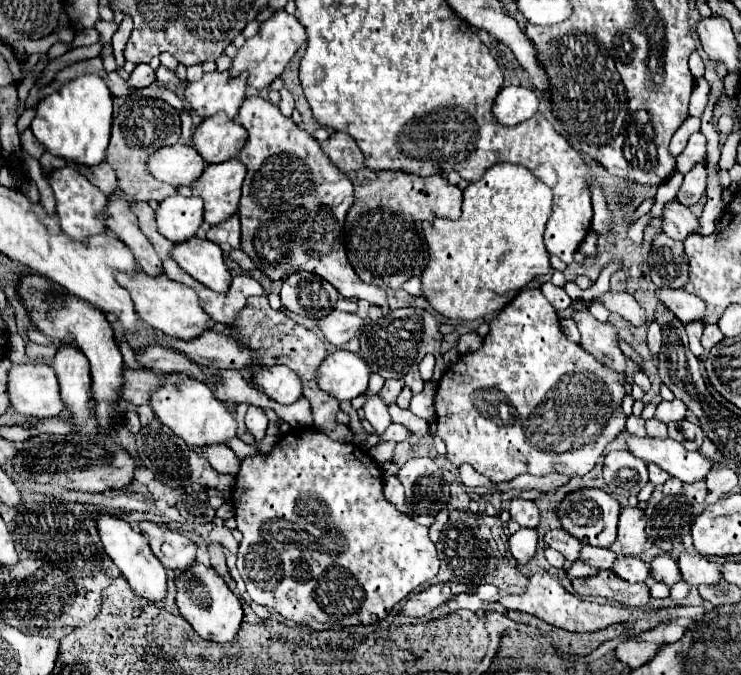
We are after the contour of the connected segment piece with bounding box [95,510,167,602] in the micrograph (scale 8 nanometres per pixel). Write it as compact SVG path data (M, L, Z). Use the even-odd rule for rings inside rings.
M97 510L97 516L95 516L95 524L97 524L97 530L99 530L99 536L103 540L103 546L105 546L105 552L109 554L109 558L117 564L117 568L121 570L123 578L129 582L131 590L137 594L137 596L143 596L151 602L159 602L165 598L167 594L167 572L163 568L163 564L153 556L147 540L143 538L143 534L135 532L125 520L113 516L113 514L107 514L107 512L101 512Z

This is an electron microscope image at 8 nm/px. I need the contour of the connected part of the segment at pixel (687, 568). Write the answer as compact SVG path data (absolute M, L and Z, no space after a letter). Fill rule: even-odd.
M681 550L677 556L677 564L681 570L681 576L685 582L691 586L701 586L701 584L719 584L721 582L721 572L715 562L709 562L705 556L697 552L687 552Z

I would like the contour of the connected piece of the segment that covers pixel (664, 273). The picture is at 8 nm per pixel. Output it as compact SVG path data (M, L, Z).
M657 234L649 252L649 276L655 286L663 288L683 288L689 280L689 264L683 252L683 242L671 240L667 234Z

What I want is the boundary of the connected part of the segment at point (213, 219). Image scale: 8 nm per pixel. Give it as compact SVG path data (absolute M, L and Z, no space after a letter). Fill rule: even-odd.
M239 160L205 166L203 174L191 184L191 192L205 200L203 218L215 226L237 214L241 184L247 168Z

